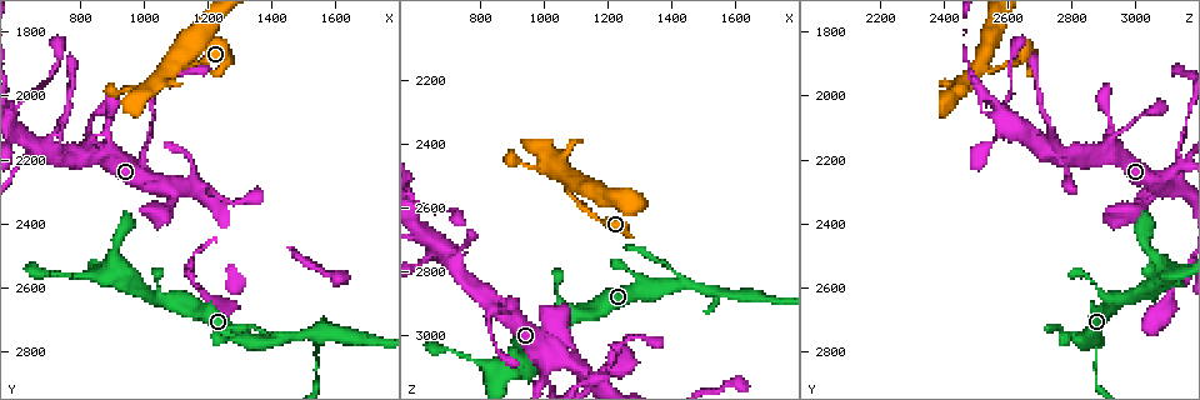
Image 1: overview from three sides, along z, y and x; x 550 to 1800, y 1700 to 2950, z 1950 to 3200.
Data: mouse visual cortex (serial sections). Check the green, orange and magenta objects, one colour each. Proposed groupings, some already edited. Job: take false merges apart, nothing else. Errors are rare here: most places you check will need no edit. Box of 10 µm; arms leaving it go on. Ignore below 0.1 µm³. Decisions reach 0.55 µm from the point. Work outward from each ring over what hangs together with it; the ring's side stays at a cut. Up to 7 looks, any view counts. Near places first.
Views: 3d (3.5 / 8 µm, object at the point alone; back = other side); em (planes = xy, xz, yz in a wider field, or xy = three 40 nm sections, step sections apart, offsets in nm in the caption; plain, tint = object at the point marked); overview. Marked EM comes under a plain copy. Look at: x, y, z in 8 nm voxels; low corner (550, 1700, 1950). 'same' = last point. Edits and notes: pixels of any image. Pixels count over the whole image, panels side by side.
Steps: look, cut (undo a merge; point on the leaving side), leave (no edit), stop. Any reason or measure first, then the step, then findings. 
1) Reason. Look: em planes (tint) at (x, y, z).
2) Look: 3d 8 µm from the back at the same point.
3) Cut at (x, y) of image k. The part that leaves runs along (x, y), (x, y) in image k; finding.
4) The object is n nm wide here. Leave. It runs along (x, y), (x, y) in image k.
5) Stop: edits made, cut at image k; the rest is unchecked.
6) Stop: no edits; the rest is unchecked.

Three-way junction. Look: 3d 3.5 µm at (1540, 2750, 2860).

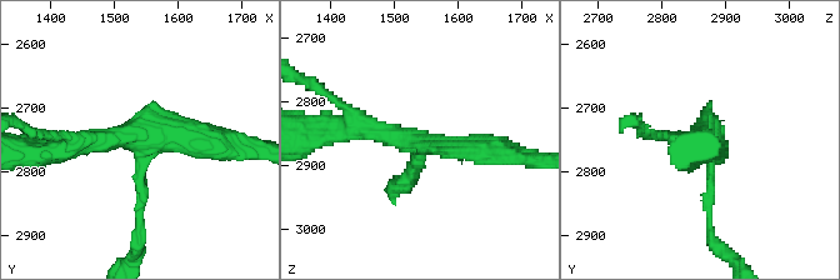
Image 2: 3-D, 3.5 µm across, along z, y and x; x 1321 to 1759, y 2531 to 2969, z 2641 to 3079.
3 arms meet here; the arms are 150, 300, 300 nm wide; now the EM. Look: em xy step 5 (tint) at (1535, 2745, 2860).

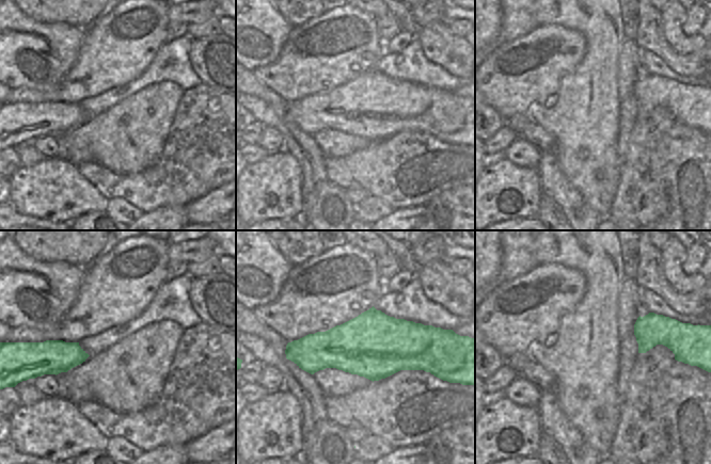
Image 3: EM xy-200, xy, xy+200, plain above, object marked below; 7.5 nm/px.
Cut it another way. Look: em planes (tint) at the same point.

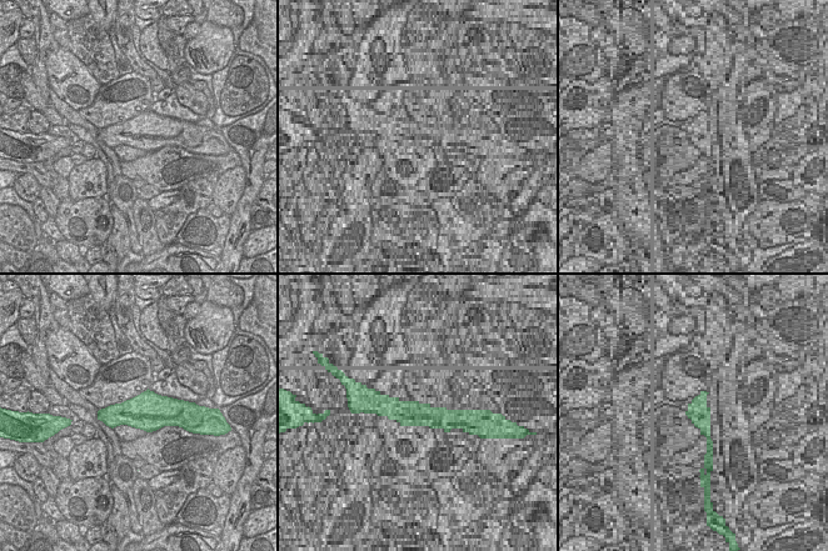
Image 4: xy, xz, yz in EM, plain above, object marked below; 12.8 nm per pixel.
Leave. It runs along (336, 129), (498, 150) in image 2; all the same cell.

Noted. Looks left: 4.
Three arms meet. Look: 3d 8 µm at (700, 2180, 2750).

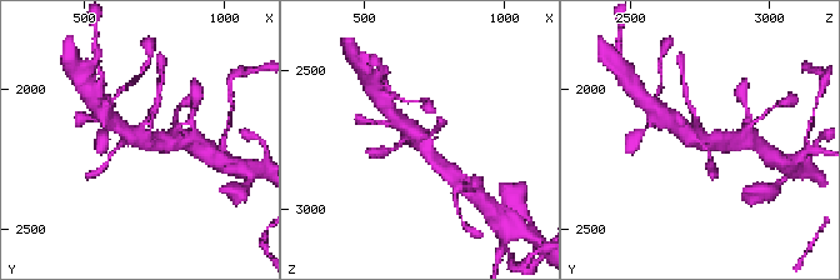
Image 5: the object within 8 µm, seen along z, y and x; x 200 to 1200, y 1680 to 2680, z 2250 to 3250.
Zoom in. Look: 3d 3.5 µm at the same point.

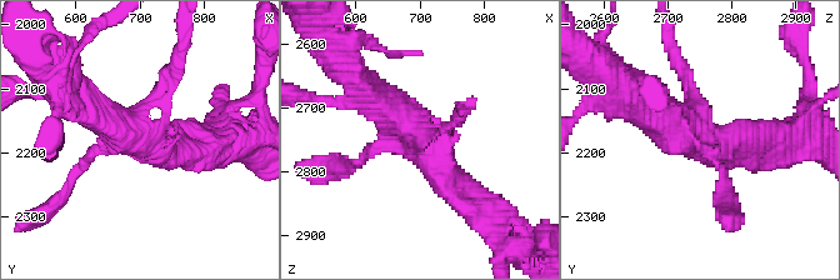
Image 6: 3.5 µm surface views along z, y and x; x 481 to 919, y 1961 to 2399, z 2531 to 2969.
Look: em planes (tint) at (705, 2185, 2750).

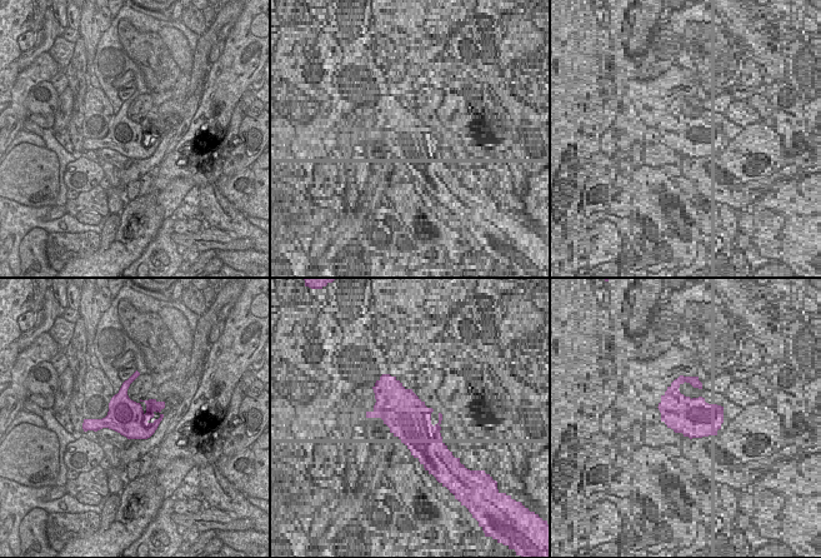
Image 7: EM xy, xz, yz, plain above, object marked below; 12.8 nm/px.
Leave. Continuous, no second cell.

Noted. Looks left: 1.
Stop: no edits; the rest is unchecked.

